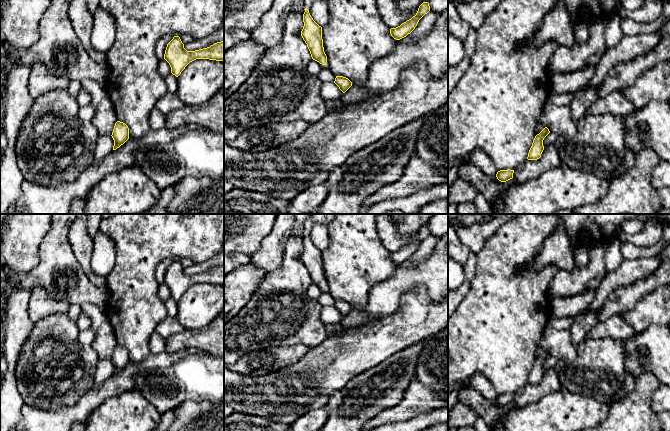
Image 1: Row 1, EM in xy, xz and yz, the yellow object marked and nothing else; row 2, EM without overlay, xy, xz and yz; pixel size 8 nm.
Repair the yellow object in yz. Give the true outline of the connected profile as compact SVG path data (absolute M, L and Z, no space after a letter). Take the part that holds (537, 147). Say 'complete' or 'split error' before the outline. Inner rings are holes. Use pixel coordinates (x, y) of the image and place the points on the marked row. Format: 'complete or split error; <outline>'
complete; M545 127L539 134L535 136L528 153L528 160L537 160L541 157L541 154L544 150L543 140L549 133L549 129Z

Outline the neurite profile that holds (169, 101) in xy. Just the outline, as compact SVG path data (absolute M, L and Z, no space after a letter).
M168 91L158 100L155 109L167 115L171 111L183 108L184 106L185 104L179 98L177 93L171 93Z

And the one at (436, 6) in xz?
M429 0L430 11L440 13L448 10L448 0Z

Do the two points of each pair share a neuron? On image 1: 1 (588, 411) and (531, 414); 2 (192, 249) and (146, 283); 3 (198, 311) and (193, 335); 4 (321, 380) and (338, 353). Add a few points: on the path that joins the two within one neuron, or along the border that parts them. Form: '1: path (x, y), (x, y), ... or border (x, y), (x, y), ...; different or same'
1: path (574, 412), (545, 414); same
2: path (177, 249), (164, 249), (146, 268); same
3: border (213, 319), (206, 326), (199, 329), (185, 329); different
4: path (322, 373), (335, 360); same

